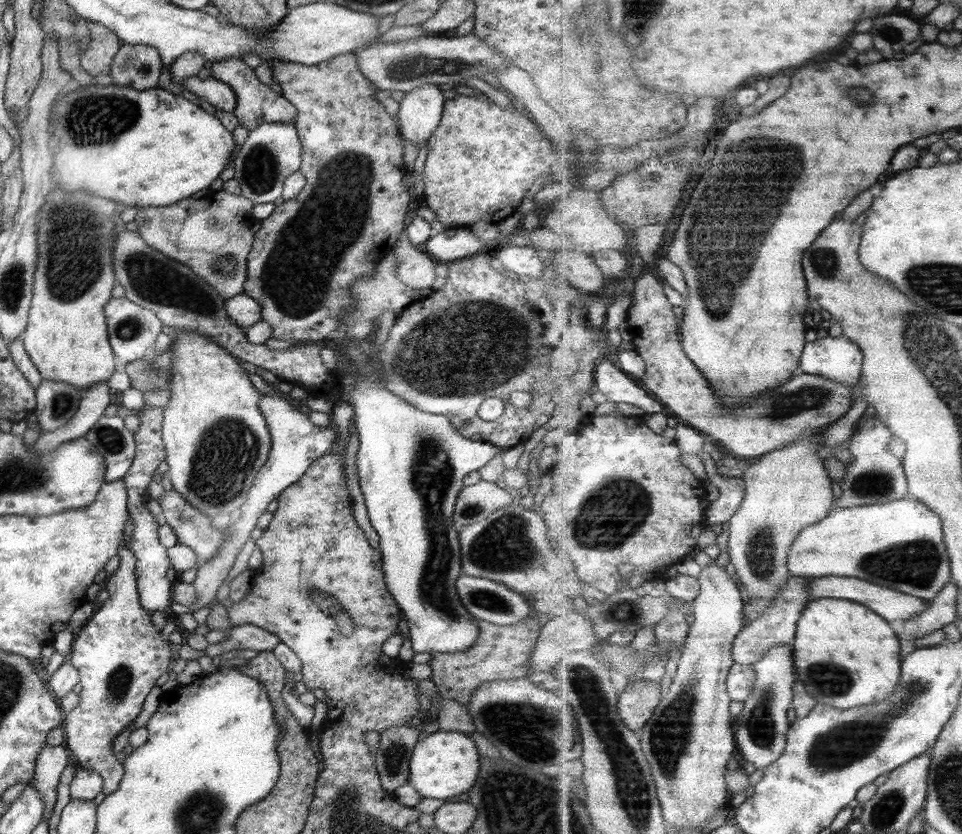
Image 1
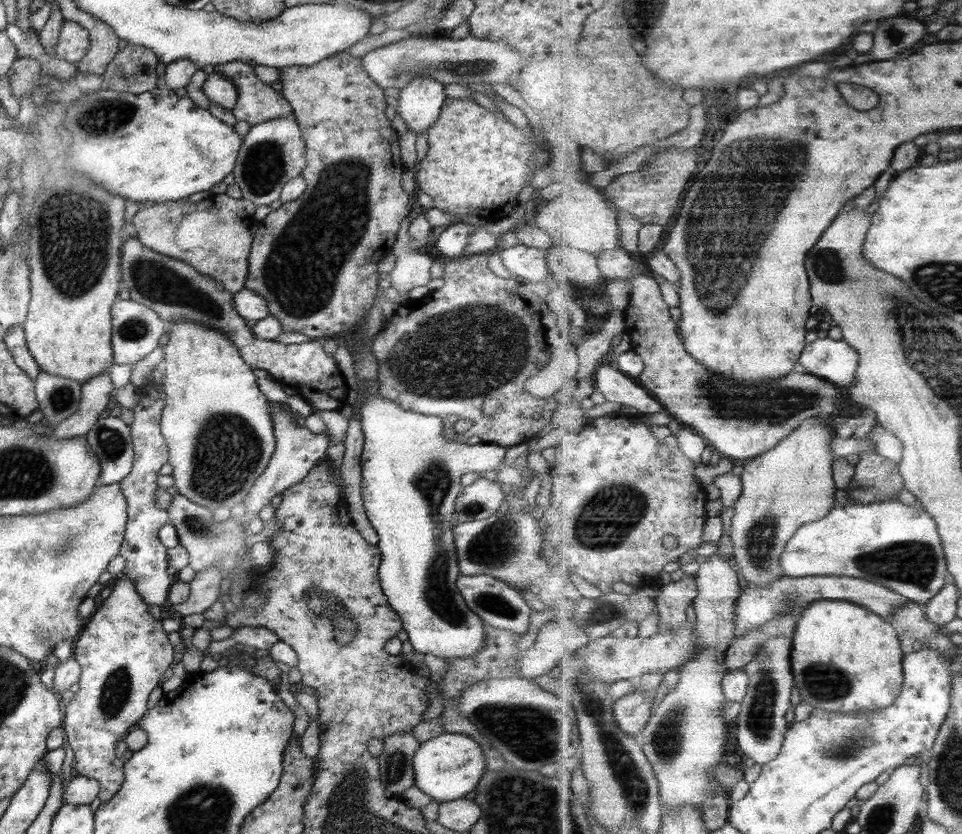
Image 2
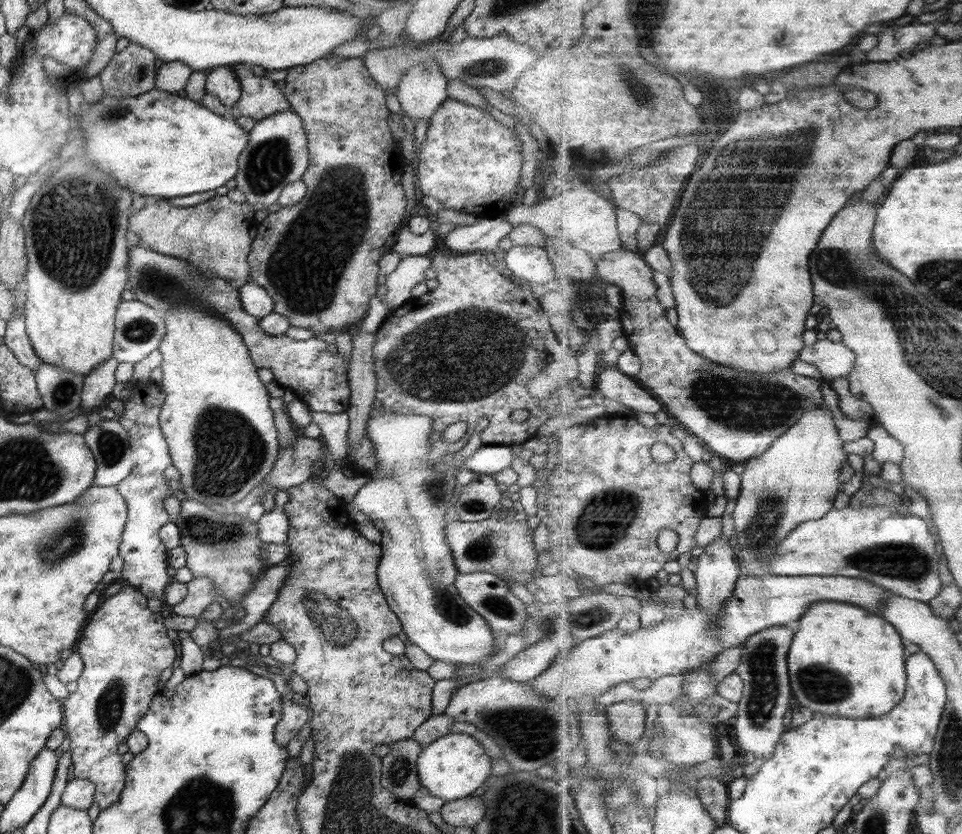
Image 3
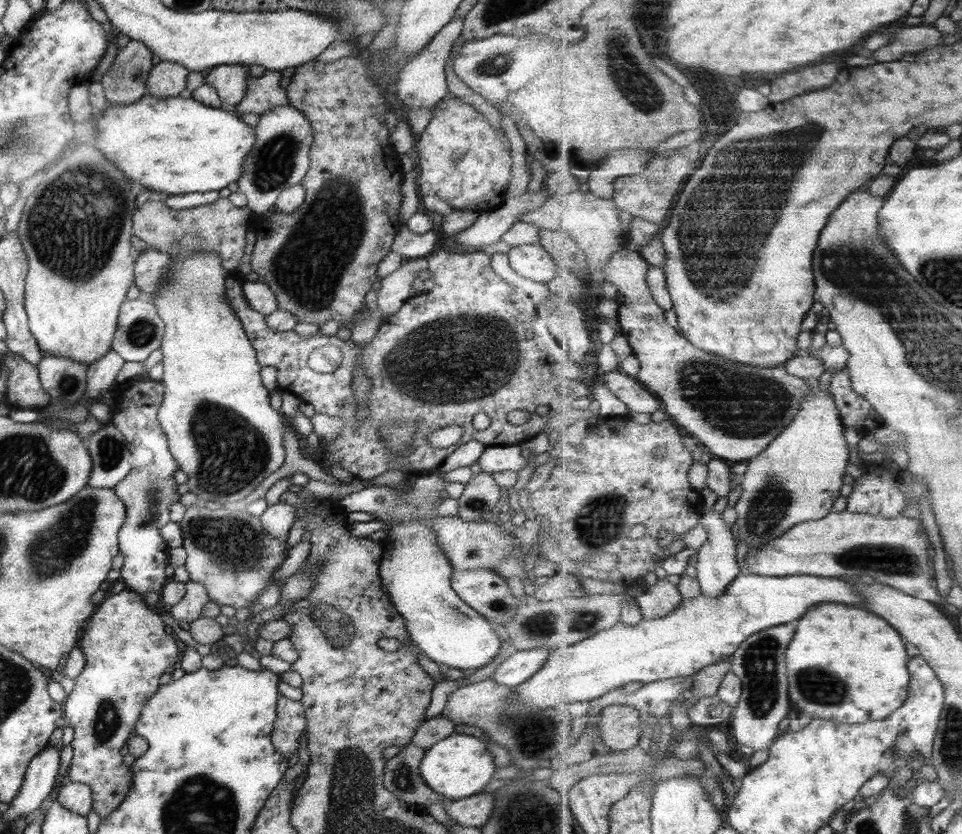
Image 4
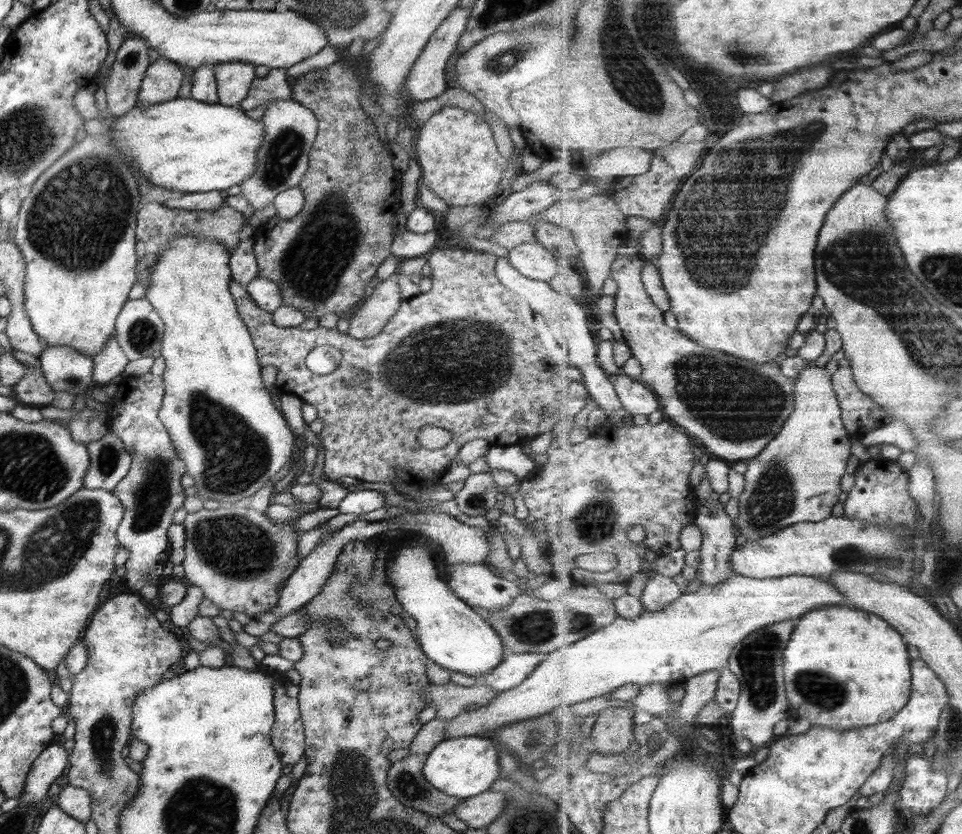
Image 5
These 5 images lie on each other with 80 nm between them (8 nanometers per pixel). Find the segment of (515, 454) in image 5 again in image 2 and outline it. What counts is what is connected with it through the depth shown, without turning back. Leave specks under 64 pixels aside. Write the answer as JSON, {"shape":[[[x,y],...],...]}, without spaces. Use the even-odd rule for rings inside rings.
{"shape":[[[367,395],[361,407],[359,407],[359,419],[361,419],[361,433],[363,433],[363,452],[360,456],[360,491],[362,496],[362,505],[365,509],[365,514],[369,524],[375,530],[378,536],[377,549],[380,555],[380,565],[378,566],[379,584],[383,594],[386,596],[389,606],[397,613],[397,616],[402,622],[402,629],[408,634],[408,641],[411,644],[414,652],[419,654],[433,654],[443,659],[450,658],[465,658],[475,654],[483,644],[484,634],[482,620],[473,614],[473,611],[467,608],[462,596],[456,587],[458,573],[458,562],[455,556],[455,544],[453,544],[452,527],[453,520],[451,514],[454,511],[454,504],[456,501],[456,495],[460,493],[462,488],[460,487],[461,476],[467,472],[475,472],[478,475],[483,472],[489,472],[489,470],[499,469],[502,466],[503,456],[505,455],[505,447],[499,447],[487,443],[471,444],[466,443],[449,442],[445,440],[443,434],[441,434],[441,418],[435,416],[425,416],[423,414],[417,414],[415,412],[409,412],[409,410],[401,410],[401,407],[395,406],[393,402],[389,402],[388,398],[380,397],[379,395]]]}

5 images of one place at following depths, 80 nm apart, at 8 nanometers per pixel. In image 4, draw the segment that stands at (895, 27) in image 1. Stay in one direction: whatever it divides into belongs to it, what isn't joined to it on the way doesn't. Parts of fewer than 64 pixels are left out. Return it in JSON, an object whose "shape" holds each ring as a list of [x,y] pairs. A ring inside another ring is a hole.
{"shape":[[[934,25],[901,26],[892,33],[889,44],[873,52],[873,58],[878,63],[902,61],[904,54],[916,55],[925,49],[941,45],[943,34]]]}

